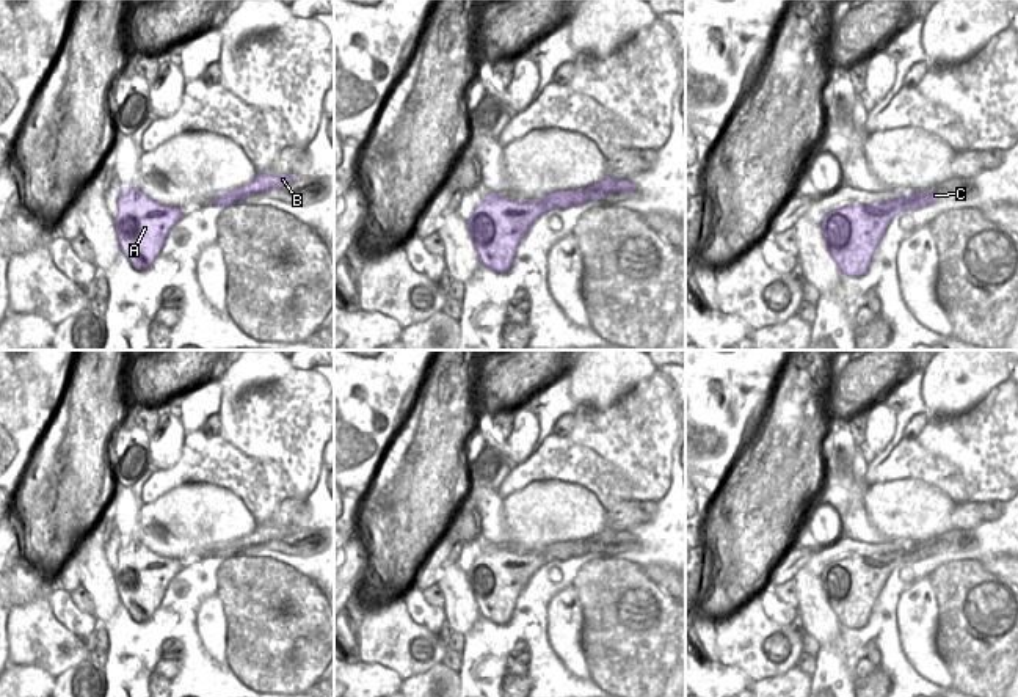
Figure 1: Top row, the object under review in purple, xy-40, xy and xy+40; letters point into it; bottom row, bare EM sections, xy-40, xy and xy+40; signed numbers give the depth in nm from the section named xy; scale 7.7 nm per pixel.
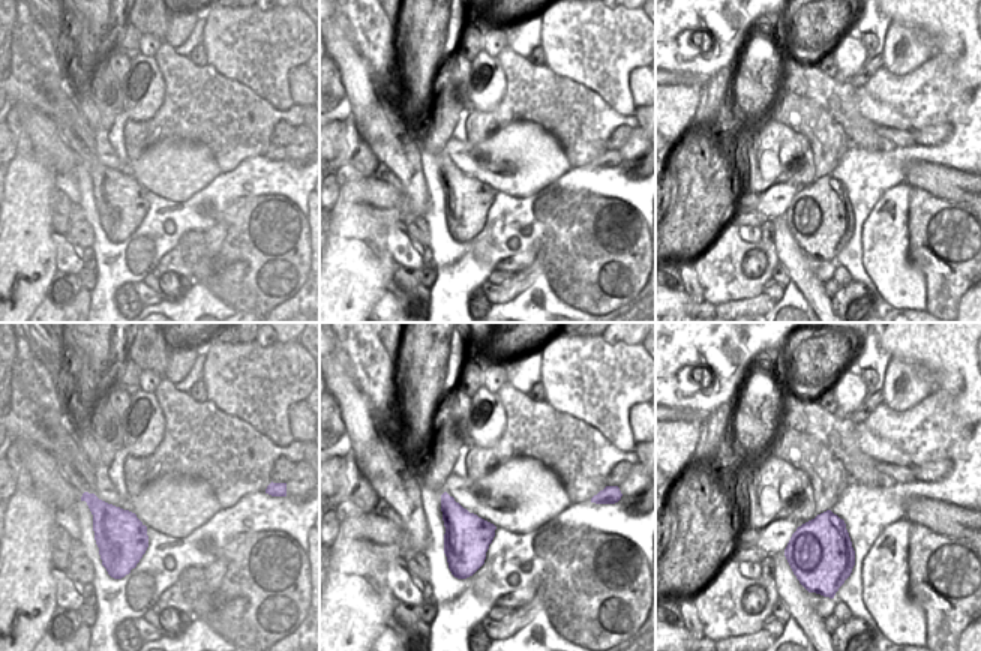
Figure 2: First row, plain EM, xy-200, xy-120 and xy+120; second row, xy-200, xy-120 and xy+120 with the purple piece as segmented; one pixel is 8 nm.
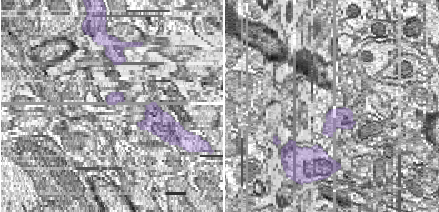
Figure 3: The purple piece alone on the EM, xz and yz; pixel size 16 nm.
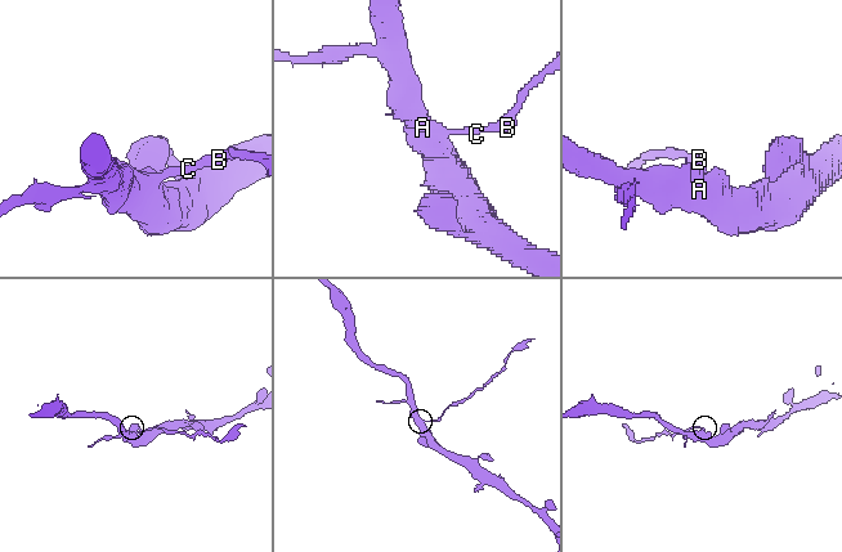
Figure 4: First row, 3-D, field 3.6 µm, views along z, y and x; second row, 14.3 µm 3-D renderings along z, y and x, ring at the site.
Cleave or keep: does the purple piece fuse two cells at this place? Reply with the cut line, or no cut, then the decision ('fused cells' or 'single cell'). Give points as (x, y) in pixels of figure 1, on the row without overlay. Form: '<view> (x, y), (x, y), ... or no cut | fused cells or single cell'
no cut | single cell

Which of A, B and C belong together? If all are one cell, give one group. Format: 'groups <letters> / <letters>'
groups A B C

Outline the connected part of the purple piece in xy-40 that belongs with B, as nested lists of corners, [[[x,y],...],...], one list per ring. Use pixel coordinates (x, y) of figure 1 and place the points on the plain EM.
[[[271,523],[270,524],[259,524],[259,526],[256,526],[256,529],[249,535],[246,535],[243,538],[237,538],[231,543],[226,543],[224,546],[218,546],[213,553],[213,556],[232,557],[251,546],[265,545],[265,543],[271,543],[274,540],[281,540],[292,532],[295,532],[295,529],[292,526],[274,526]]]

